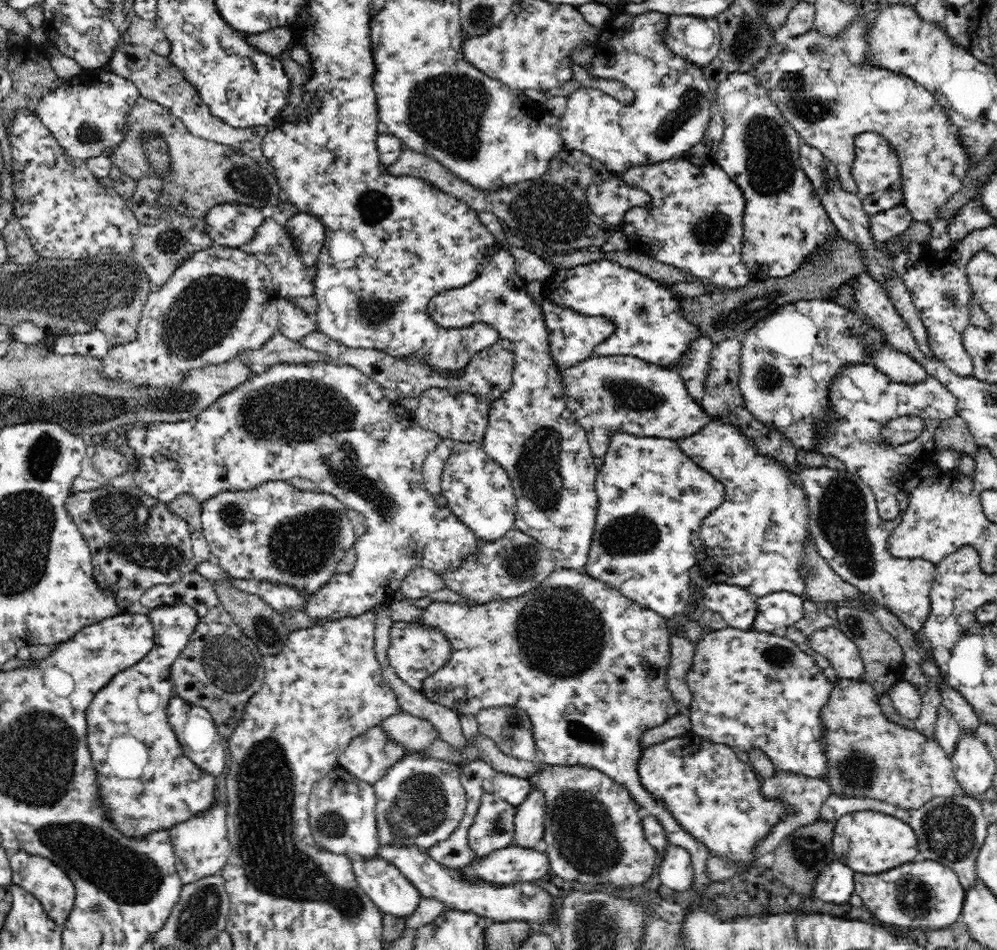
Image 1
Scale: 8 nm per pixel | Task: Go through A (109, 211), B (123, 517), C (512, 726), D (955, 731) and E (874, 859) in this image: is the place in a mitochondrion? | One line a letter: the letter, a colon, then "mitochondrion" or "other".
A: other
B: mitochondrion
C: mitochondrion
D: other
E: other

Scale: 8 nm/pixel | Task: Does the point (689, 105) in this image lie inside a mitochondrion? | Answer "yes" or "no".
yes

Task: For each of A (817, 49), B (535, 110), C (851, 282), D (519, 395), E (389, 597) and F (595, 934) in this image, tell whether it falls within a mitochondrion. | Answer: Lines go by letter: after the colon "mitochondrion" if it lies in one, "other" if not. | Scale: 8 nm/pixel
A: mitochondrion
B: other
C: other
D: other
E: other
F: mitochondrion

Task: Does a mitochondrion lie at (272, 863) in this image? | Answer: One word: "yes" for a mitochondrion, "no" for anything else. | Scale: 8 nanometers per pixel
yes

